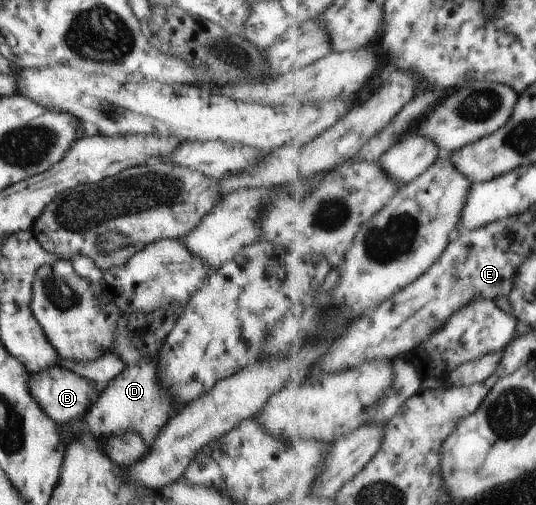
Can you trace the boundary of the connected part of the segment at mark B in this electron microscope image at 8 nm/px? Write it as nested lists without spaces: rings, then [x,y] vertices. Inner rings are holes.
[[[59,365],[44,369],[39,373],[30,373],[28,385],[30,386],[30,393],[37,401],[39,408],[49,416],[52,421],[61,425],[69,423],[70,421],[72,424],[73,421],[81,420],[86,410],[98,397],[93,381],[87,378],[81,378],[78,374]]]

